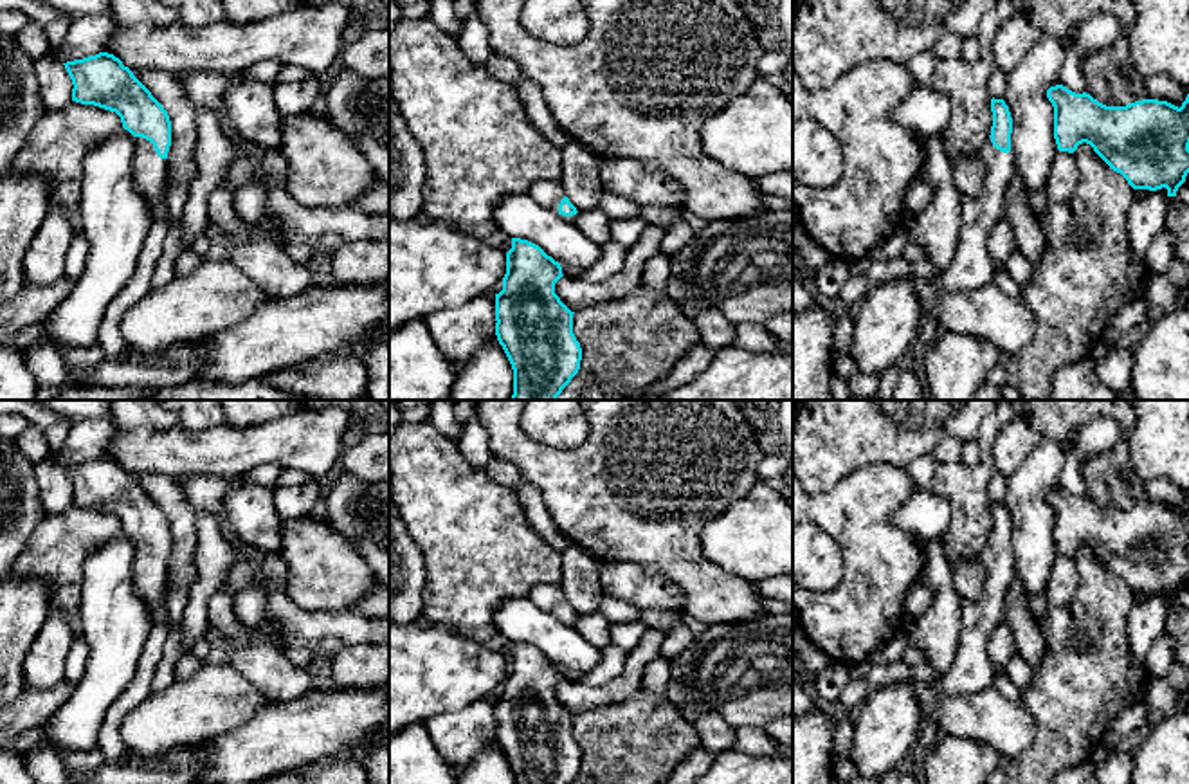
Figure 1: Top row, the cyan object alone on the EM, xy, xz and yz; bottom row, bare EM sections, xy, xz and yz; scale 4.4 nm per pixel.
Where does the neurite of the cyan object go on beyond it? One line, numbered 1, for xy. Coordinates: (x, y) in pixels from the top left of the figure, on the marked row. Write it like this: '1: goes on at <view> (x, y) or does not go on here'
1: goes on at xy (148, 168)

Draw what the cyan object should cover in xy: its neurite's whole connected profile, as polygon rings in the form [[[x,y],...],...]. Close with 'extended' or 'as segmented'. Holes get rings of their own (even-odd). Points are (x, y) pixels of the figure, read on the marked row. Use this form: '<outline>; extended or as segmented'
[[[99,52],[63,65],[74,85],[72,101],[115,112],[123,128],[135,137],[135,187],[153,220],[168,218],[171,121],[164,106],[113,54]]]; extended

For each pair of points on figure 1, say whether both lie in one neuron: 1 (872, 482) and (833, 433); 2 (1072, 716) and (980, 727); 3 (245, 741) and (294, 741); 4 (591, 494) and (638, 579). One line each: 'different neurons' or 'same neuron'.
1: different neurons
2: different neurons
3: same neuron
4: different neurons

